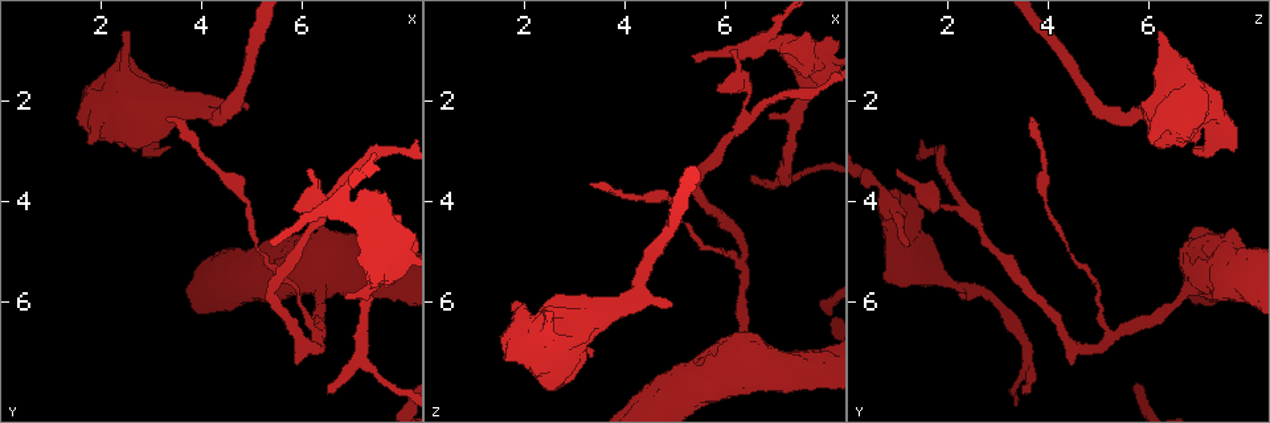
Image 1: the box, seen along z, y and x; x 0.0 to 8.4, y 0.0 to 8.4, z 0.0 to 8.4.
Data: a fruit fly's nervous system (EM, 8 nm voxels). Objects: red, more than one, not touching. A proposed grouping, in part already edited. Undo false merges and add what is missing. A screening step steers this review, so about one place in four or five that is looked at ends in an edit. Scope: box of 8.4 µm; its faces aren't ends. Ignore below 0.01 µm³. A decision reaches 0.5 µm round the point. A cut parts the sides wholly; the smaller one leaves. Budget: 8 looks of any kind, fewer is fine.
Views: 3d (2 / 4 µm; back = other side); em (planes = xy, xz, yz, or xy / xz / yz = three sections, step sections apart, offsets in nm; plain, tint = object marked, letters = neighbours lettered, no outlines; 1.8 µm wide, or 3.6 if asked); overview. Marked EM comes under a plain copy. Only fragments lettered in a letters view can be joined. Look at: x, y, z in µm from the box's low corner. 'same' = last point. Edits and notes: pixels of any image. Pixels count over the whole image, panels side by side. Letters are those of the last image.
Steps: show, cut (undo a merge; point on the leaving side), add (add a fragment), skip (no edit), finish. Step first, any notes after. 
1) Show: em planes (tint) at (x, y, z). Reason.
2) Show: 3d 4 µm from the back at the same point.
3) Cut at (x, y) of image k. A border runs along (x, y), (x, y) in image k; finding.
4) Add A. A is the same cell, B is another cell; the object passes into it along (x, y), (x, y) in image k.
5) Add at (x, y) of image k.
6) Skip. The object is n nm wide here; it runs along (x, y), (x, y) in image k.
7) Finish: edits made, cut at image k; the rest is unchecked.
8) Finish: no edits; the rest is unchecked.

Show: em xz step 16 (tint) at (6.85, 5.90, 2.25). Tapers out.

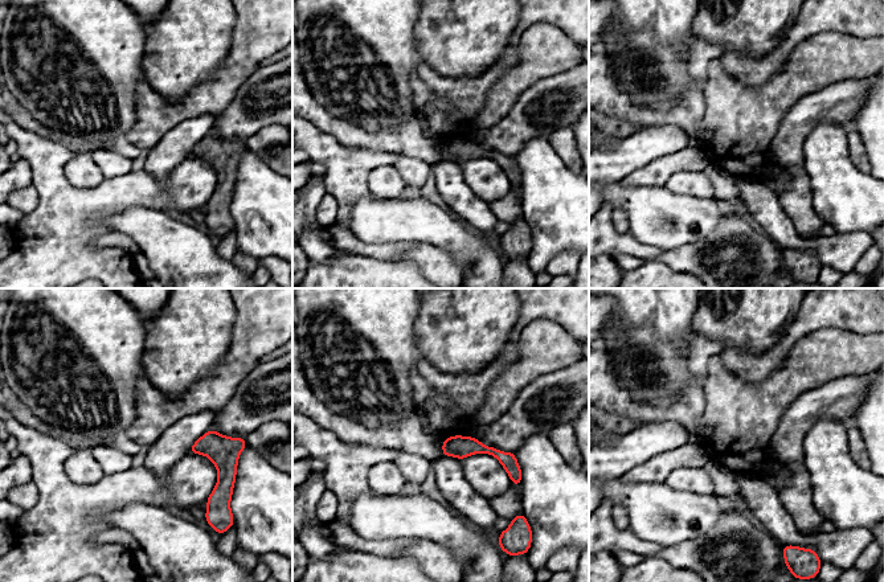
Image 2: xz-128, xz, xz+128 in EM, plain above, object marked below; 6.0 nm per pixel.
Show: em xz step 16 (letters) at the same point.

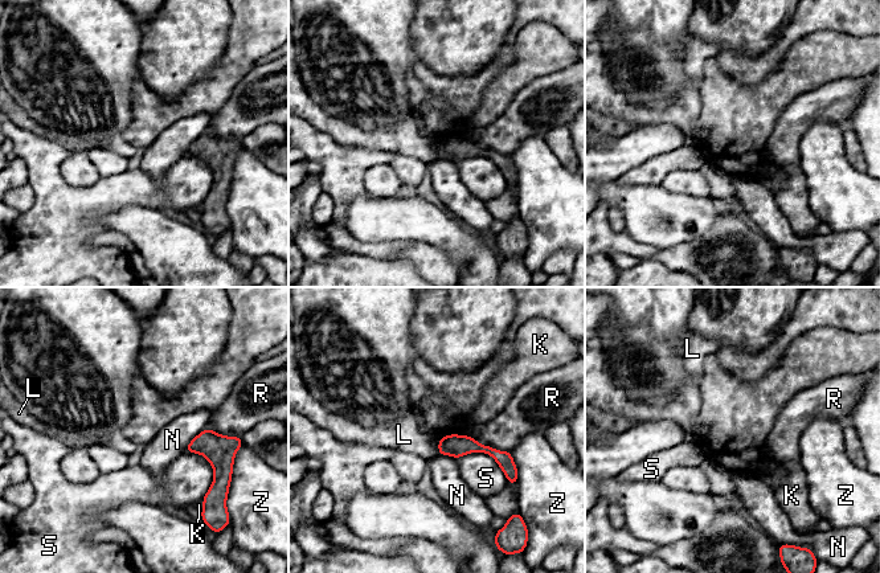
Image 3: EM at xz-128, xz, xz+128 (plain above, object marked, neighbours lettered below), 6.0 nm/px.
Skip. The object is 140 nm wide here; K, L, N, R, S and Z are other cells; a border runs along (463, 433), (445, 436) in image 3; none of them fits.

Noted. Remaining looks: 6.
Show: 3d 2 µm at (6.85, 3.95, 0.75). Two arms in line, one across.

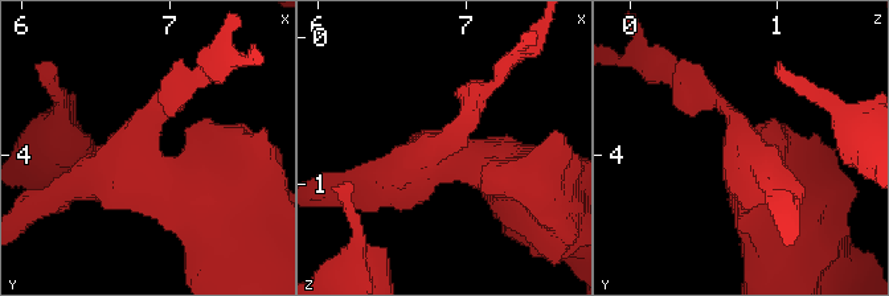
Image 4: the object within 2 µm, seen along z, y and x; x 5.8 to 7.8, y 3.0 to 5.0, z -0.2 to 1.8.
Show: em 3.6 µm planes (letters) at (6.78, 4.00, 0.74). Now the EM.

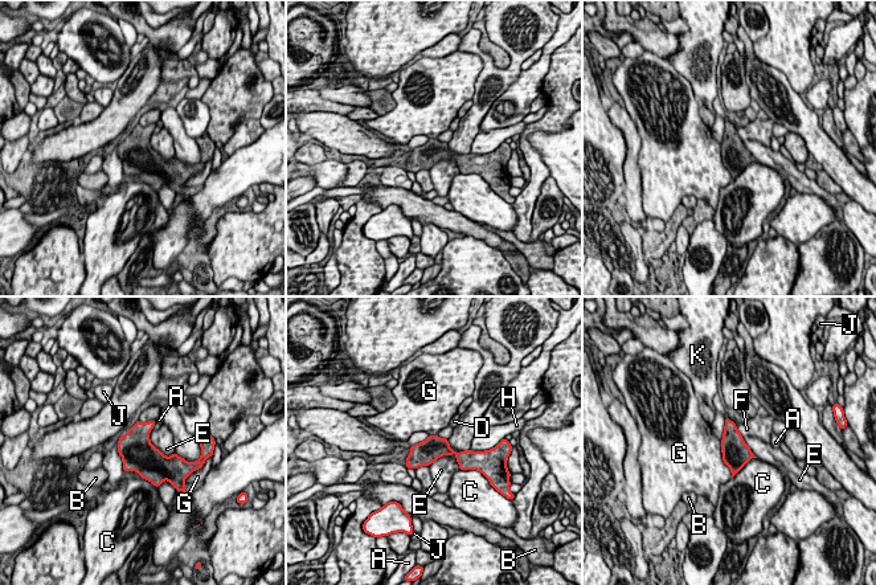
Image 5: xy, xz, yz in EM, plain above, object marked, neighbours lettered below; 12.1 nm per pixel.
Skip. A, B, C, D, E, F, G, H, J and K are other cells; one cell here.

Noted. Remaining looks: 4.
Show: em xz step 8 (tint) at (4.95, 2.10, 6.05). Free end.

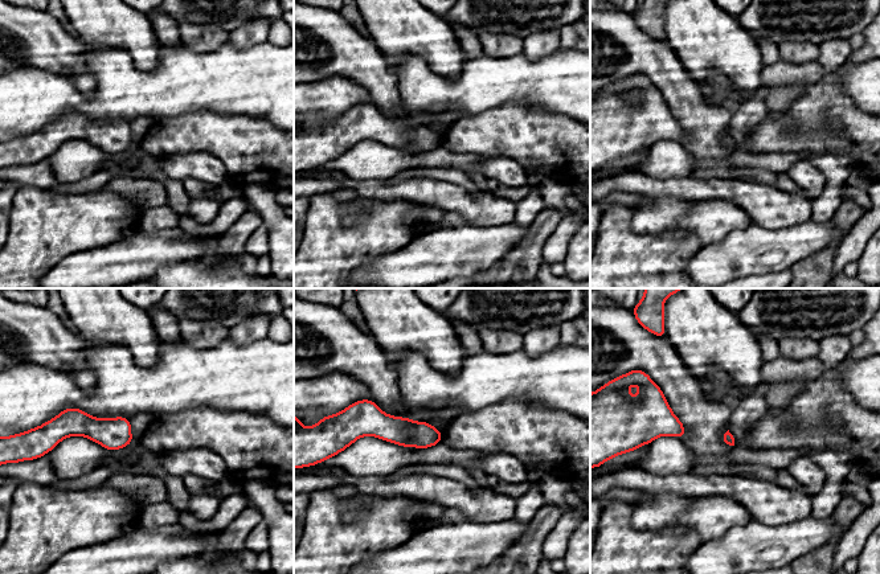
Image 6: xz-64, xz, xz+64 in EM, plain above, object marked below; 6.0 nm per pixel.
Show: em planes (letters) at the same point.

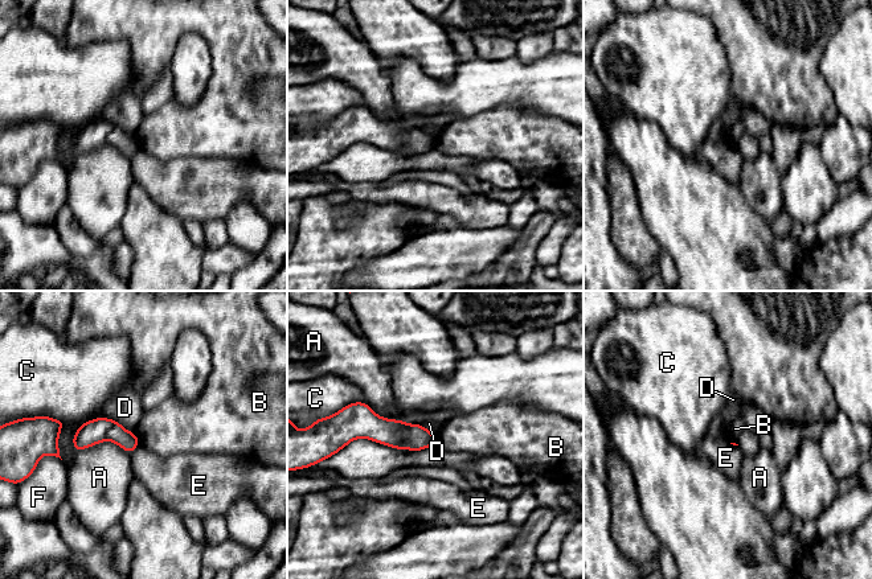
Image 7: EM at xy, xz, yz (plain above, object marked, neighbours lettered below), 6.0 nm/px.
Skip. A, B, C, D, E and F are other cells; a border runs along (134, 432), (140, 443) in image 7; no lettered fragment goes on from it.

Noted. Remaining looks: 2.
Finish: no edits; the rest is unchecked.

